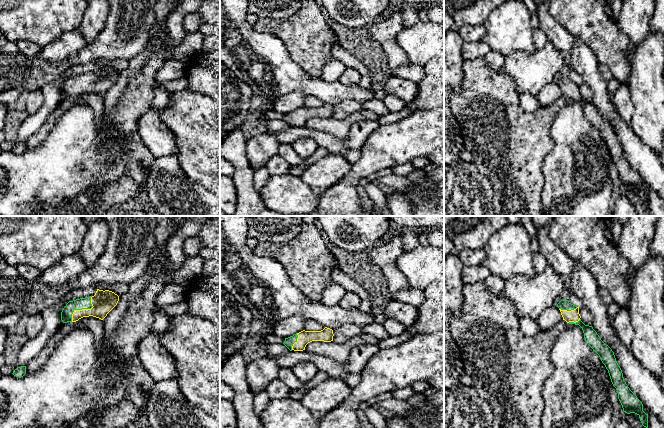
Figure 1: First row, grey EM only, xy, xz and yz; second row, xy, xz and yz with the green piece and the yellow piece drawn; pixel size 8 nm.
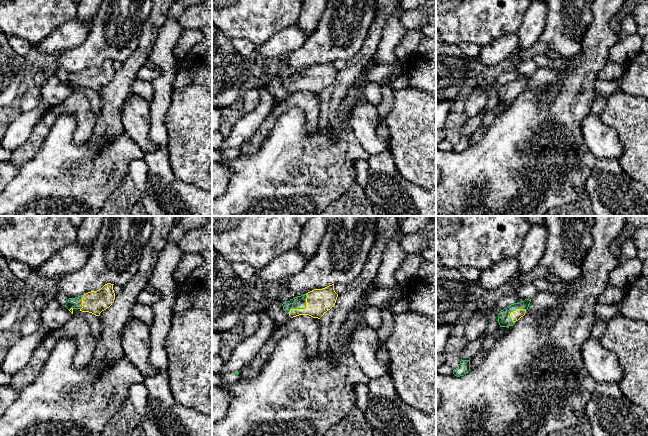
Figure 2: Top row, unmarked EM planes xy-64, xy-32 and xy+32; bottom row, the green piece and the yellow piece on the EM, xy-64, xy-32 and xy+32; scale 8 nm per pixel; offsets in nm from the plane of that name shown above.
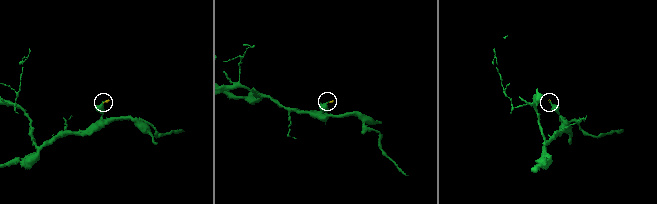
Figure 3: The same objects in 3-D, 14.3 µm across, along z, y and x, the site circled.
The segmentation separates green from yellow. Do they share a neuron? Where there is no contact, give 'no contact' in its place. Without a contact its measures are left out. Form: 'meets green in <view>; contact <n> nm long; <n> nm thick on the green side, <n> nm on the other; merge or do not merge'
meets green in xy; contact 260 nm long; 100 nm thick on the green side, 180 nm on the other; merge

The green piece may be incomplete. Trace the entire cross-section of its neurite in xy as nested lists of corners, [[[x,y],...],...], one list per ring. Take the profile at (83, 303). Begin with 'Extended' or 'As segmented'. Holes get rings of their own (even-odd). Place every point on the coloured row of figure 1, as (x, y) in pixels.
Extended. [[[99,290],[92,297],[69,301],[61,312],[63,323],[76,322],[83,317],[93,316],[103,320],[117,305],[119,296],[109,290]]]

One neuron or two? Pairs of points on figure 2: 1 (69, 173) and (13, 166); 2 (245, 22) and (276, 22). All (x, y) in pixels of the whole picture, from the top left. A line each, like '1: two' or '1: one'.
1: two
2: one

